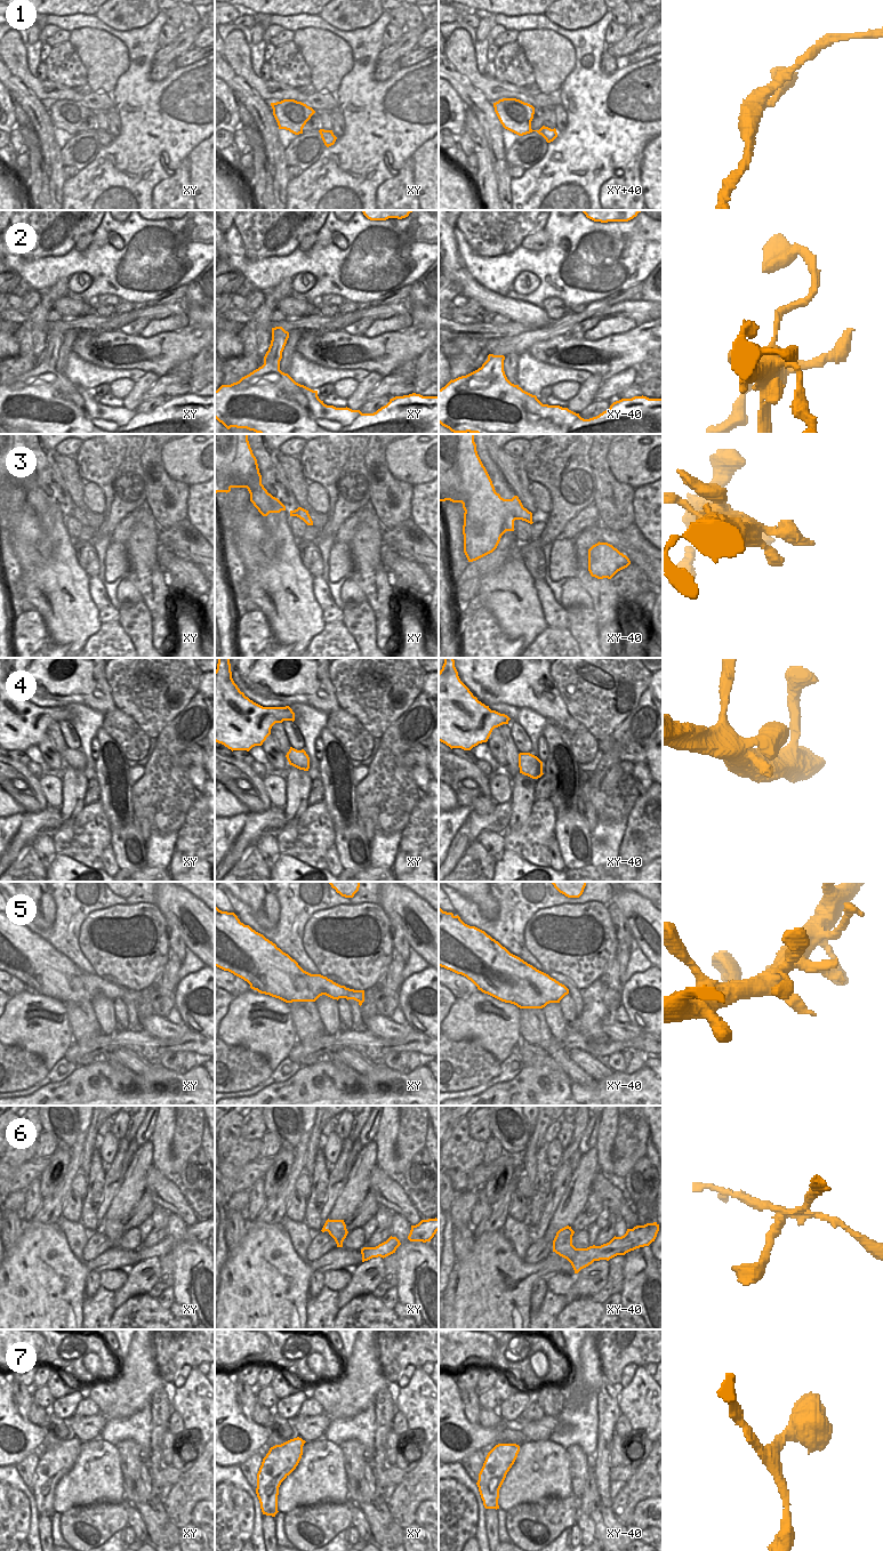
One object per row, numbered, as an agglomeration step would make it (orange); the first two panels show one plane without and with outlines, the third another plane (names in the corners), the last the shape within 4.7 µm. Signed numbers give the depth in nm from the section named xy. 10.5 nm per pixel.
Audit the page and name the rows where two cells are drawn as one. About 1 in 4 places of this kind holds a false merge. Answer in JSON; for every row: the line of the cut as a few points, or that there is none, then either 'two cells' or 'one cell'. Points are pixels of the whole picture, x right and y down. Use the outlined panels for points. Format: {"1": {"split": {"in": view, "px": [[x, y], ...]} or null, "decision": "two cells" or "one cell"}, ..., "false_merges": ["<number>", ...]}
{"1": {"split": null, "decision": "one cell"}, "2": {"split": null, "decision": "one cell"}, "3": {"split": null, "decision": "one cell"}, "4": {"split": null, "decision": "one cell"}, "5": {"split": null, "decision": "one cell"}, "6": {"split": null, "decision": "one cell"}, "7": {"split": null, "decision": "one cell"}, "false_merges": []}

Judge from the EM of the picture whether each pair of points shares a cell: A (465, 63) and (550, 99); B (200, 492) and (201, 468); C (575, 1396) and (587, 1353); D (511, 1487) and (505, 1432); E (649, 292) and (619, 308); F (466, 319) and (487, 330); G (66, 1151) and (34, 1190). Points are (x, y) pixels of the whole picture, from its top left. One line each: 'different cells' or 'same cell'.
A: same cell
B: different cells
C: same cell
D: different cells
E: different cells
F: different cells
G: different cells

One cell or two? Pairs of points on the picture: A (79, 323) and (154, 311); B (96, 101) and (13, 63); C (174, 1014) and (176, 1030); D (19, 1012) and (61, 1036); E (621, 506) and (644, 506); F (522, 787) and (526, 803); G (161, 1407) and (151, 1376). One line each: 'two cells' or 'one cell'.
A: one cell
B: one cell
C: two cells
D: one cell
E: two cells
F: one cell
G: two cells

